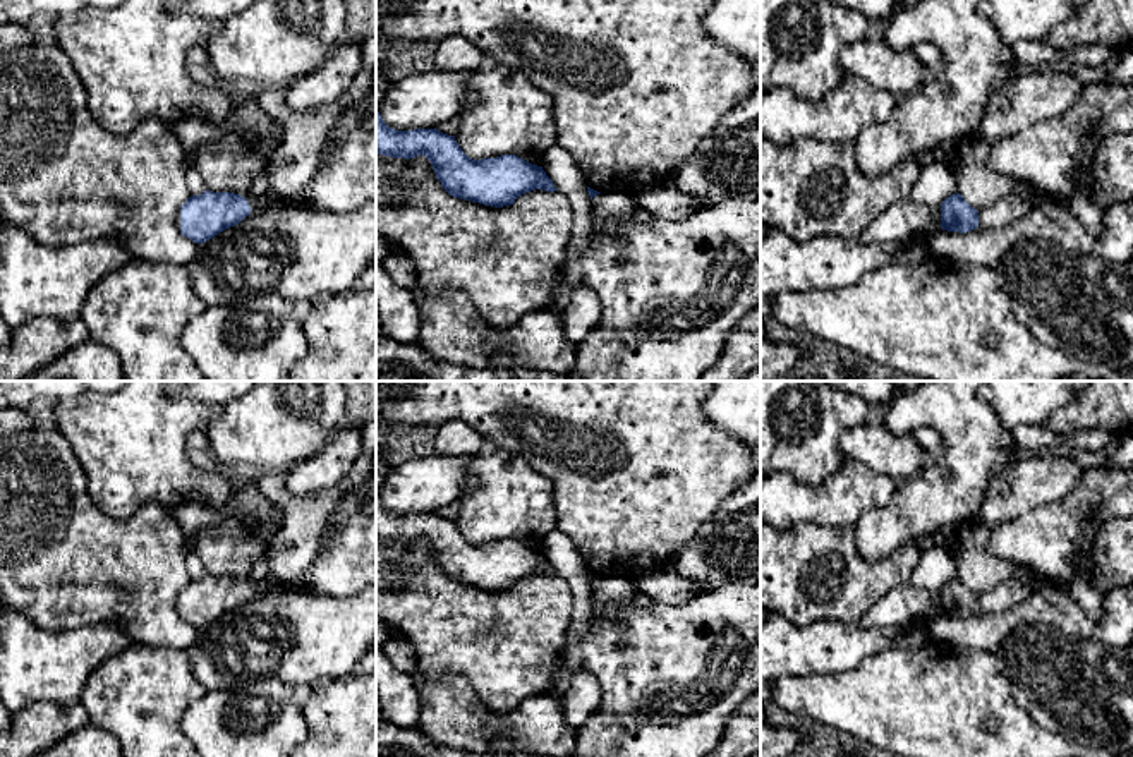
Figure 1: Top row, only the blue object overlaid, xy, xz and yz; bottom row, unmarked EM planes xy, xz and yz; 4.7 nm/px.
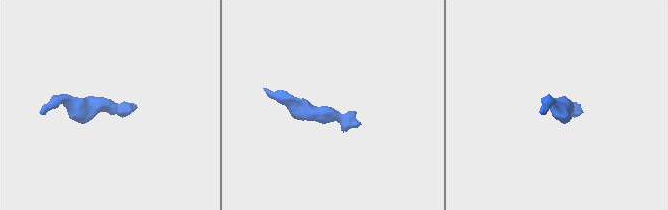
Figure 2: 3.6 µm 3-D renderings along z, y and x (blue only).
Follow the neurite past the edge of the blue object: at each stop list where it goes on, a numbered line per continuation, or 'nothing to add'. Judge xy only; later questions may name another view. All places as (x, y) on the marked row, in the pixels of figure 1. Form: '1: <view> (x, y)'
1: xy (347, 179)

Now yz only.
1: yz (1006, 210)

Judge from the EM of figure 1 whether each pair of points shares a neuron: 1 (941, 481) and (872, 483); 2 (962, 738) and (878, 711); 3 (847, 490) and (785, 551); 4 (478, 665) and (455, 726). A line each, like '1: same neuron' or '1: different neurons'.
1: different neurons
2: same neuron
3: different neurons
4: different neurons

